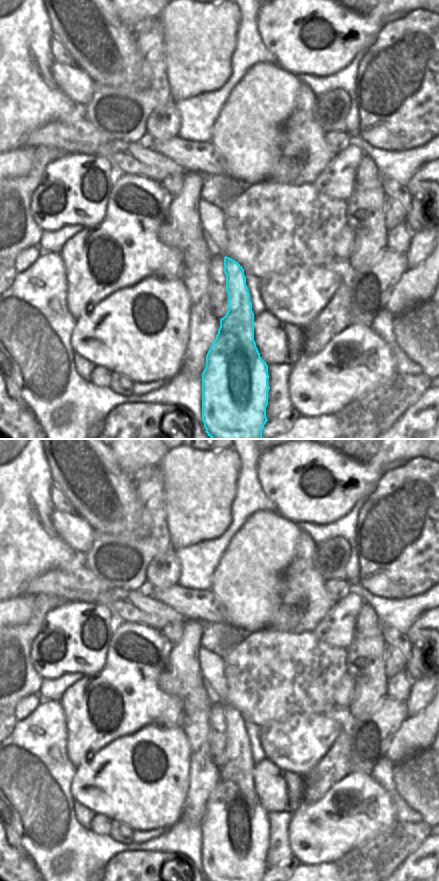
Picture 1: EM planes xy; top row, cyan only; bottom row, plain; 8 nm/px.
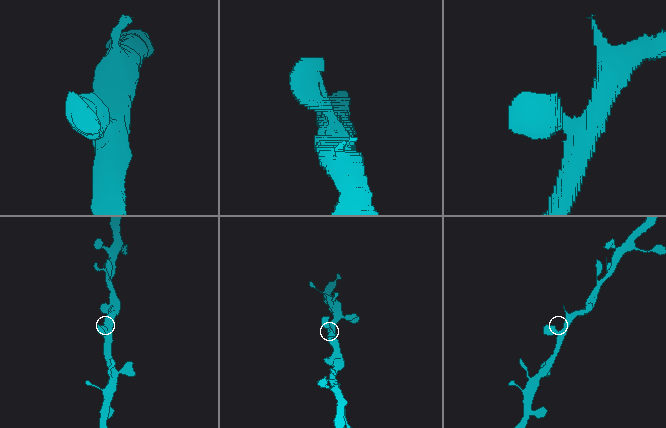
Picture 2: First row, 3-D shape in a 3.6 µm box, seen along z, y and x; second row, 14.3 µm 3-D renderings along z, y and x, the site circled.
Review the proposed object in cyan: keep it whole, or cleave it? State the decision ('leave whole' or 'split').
leave whole

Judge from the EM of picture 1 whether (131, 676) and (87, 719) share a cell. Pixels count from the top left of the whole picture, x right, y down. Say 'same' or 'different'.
same

